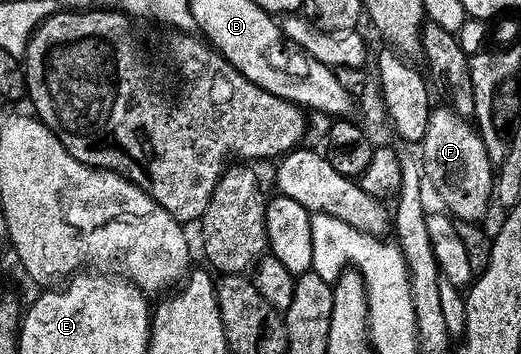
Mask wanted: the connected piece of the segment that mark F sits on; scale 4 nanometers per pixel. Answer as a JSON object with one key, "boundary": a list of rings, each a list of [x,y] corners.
{"boundary":[[[449,106],[435,107],[420,145],[430,187],[434,192],[438,191],[441,207],[458,222],[485,221],[490,200],[492,204],[496,192],[496,168],[488,158],[488,150],[477,127]]]}

